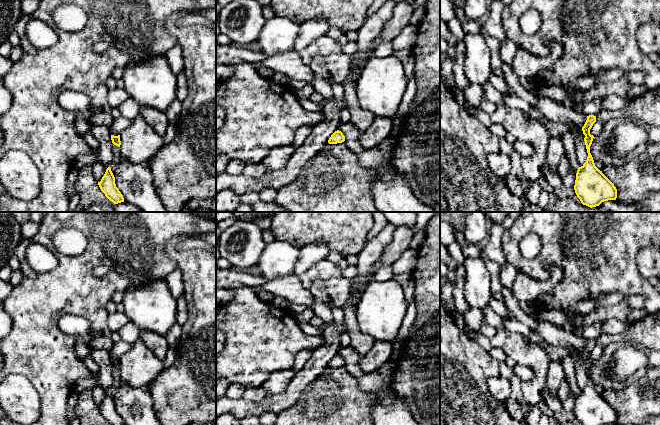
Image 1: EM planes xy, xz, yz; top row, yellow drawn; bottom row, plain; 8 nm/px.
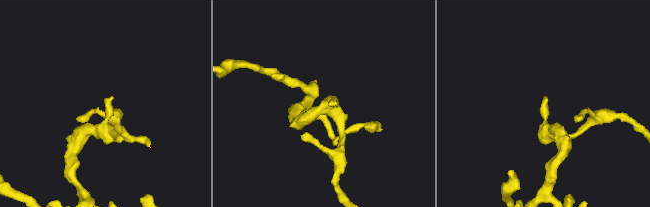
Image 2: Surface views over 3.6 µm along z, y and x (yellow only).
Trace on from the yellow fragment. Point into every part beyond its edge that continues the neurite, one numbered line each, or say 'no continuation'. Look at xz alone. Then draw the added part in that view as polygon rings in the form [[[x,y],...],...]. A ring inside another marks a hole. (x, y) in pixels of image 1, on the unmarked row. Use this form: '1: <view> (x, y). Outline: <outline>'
no continuation

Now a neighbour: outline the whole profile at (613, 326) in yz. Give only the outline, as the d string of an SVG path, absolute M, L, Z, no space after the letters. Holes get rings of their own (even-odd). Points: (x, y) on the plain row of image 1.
M610 318L602 323L602 334L618 336L627 330L629 322L623 322L616 318Z

